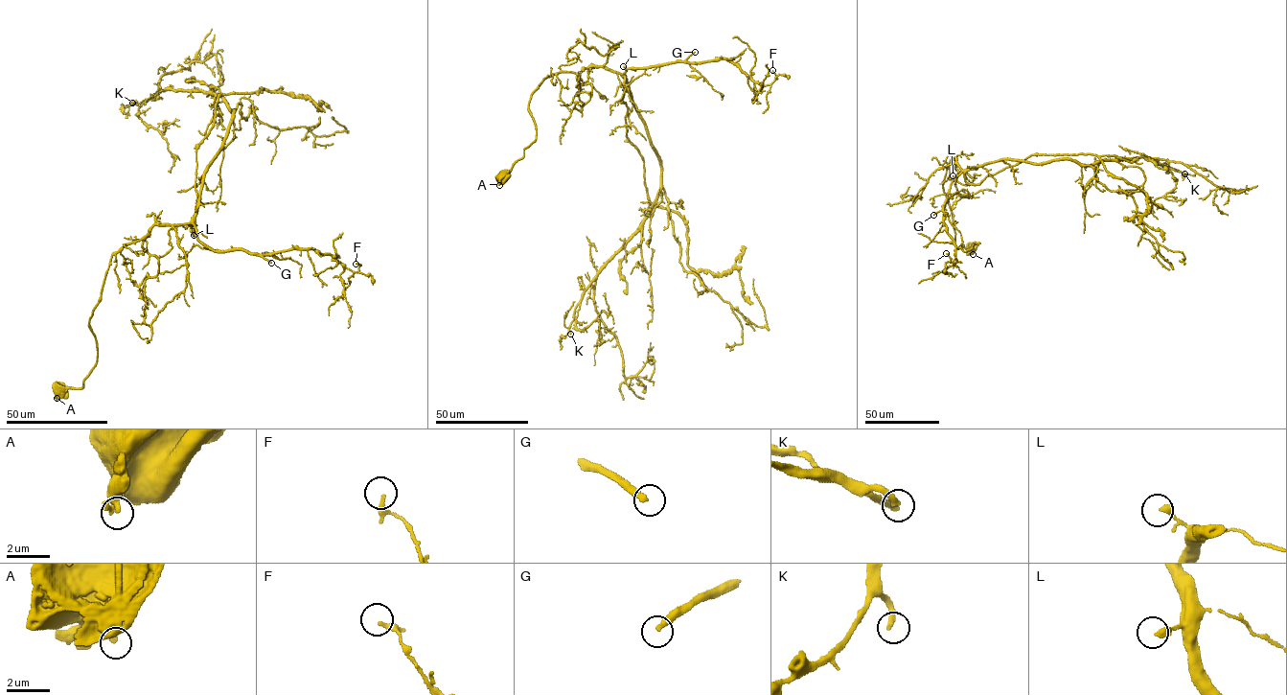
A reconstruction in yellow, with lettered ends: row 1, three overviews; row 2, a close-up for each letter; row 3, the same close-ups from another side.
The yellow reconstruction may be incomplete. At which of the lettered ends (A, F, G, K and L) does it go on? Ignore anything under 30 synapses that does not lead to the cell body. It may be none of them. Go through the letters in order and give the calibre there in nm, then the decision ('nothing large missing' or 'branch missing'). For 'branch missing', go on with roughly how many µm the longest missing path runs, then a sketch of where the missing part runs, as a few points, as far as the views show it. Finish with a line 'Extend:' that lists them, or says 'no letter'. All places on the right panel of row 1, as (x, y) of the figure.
A: 280 nm thick; nothing large missing
F: 190 nm thick; nothing large missing
G: 280 nm thick; branch missing; about 70 µm are missing; missing branch runs (933, 215), (908, 227), (897, 238), (888, 264), (882, 269)
K: 280 nm thick; branch missing; about 60 µm are missing; missing branch runs (1184, 173), (1221, 177), (1229, 193), (1230, 205), (1234, 206)
L: 190 nm thick; nothing large missing
Extend: G, K

